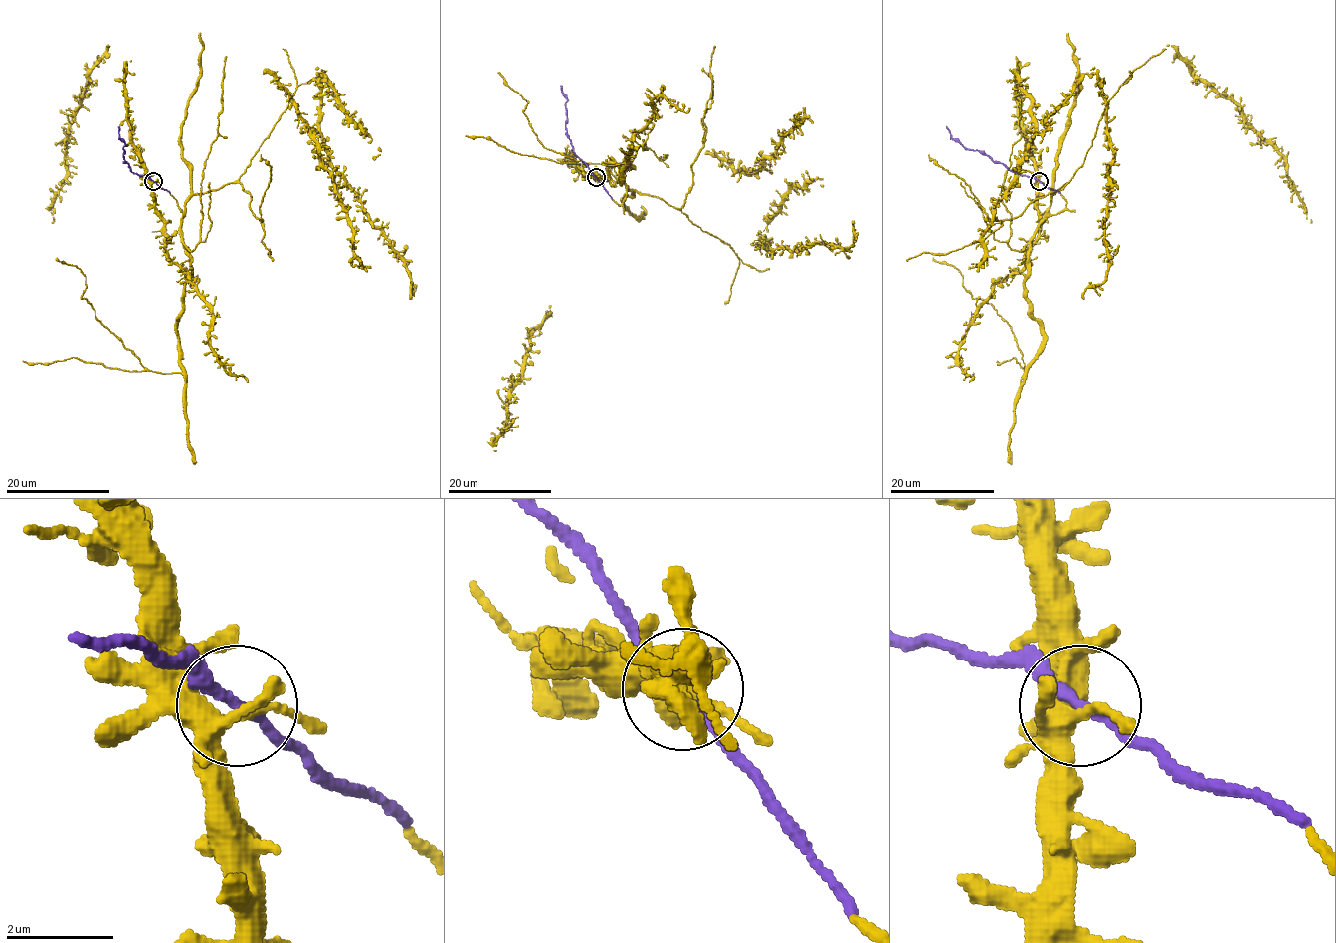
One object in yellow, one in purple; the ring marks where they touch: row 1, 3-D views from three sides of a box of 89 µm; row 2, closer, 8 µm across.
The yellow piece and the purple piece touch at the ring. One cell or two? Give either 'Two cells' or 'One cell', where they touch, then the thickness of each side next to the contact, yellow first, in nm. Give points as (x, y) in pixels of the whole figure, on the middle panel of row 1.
One cell. Place: (596, 177). Thickness 280 nm (yellow) against 200 nm

